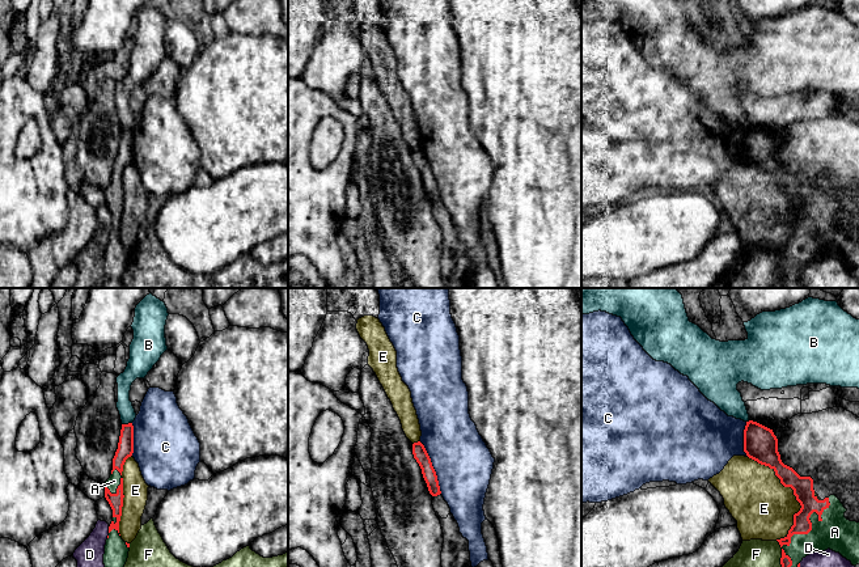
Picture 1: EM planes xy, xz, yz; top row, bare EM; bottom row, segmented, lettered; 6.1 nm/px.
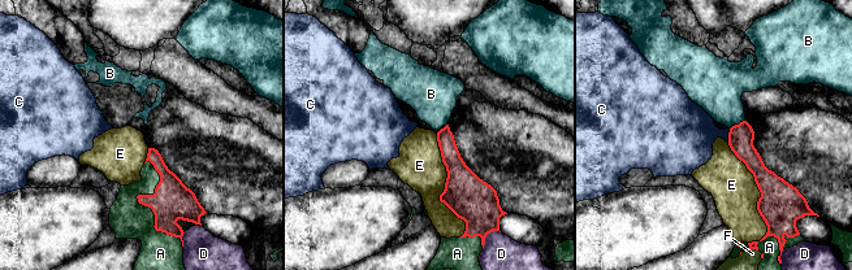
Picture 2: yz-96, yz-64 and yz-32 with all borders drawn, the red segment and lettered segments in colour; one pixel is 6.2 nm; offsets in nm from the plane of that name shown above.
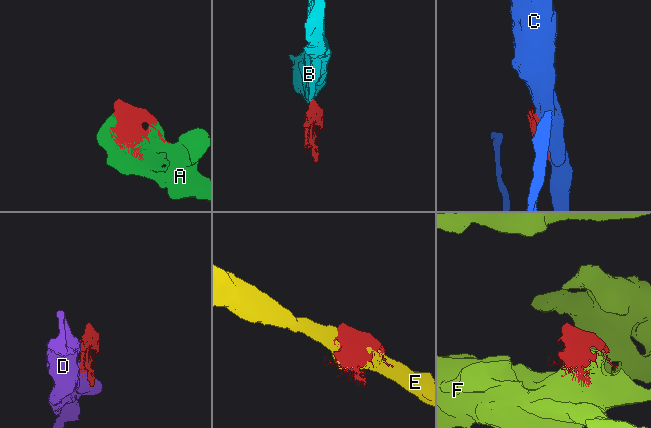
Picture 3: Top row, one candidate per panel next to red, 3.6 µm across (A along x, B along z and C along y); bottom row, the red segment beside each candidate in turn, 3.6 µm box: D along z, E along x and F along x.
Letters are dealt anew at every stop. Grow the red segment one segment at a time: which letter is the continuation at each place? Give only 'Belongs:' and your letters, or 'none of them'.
Belongs: A

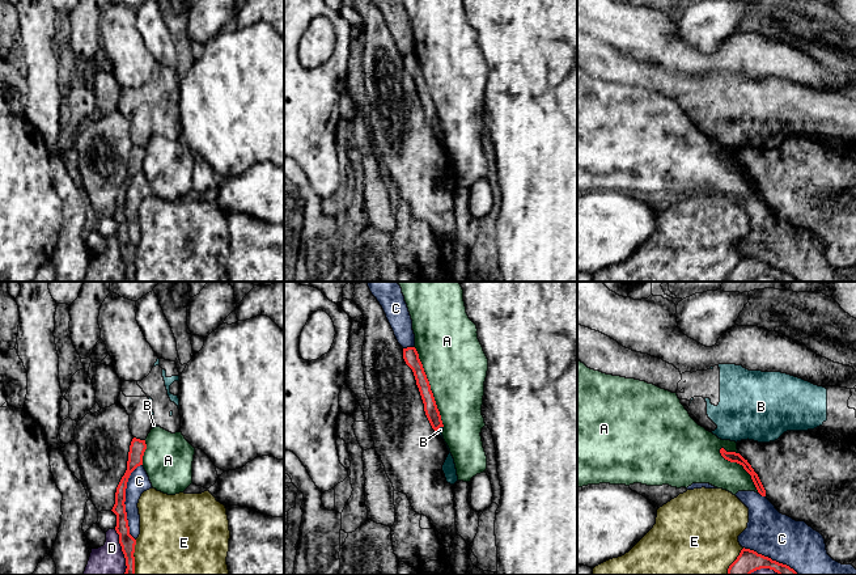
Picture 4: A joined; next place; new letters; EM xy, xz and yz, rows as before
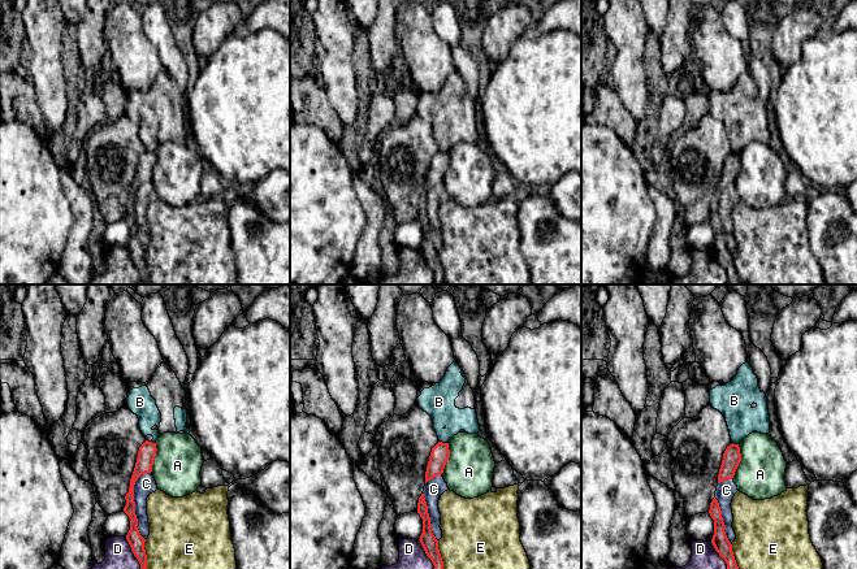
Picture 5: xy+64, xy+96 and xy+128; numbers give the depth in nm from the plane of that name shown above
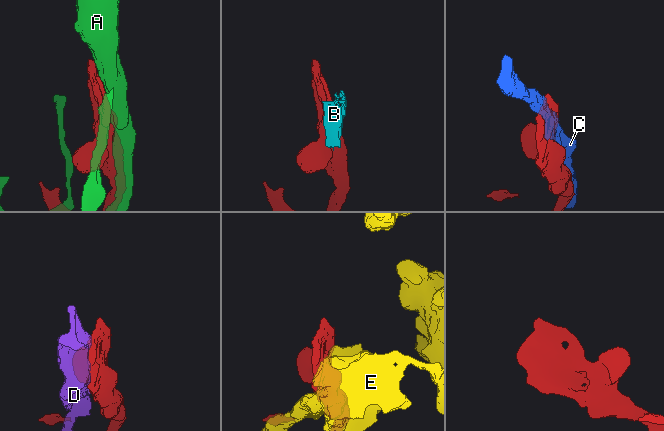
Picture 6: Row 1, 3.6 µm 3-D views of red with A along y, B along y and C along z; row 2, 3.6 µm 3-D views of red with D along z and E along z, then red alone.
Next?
Belongs: none of them

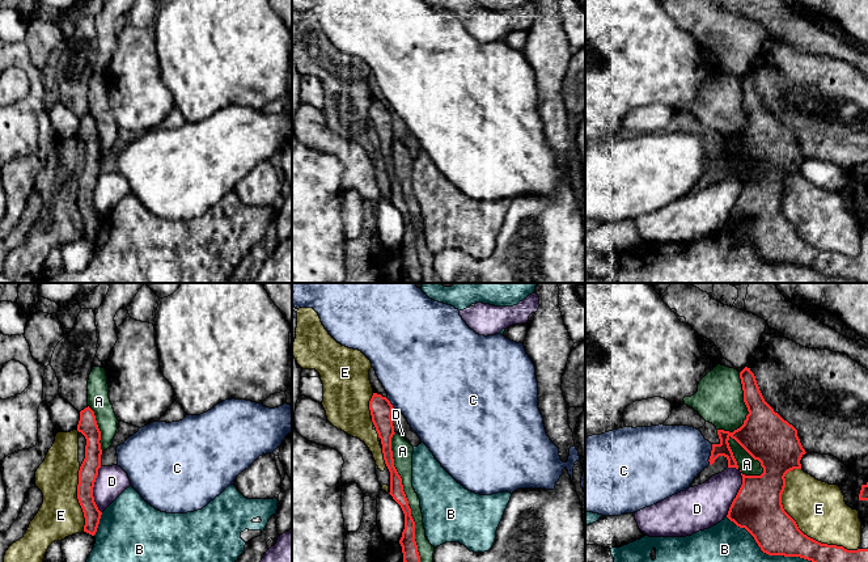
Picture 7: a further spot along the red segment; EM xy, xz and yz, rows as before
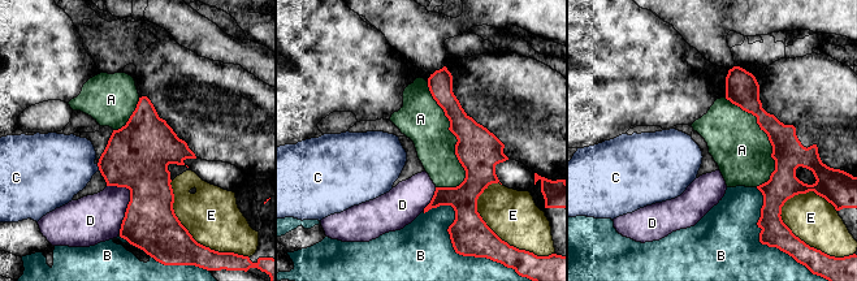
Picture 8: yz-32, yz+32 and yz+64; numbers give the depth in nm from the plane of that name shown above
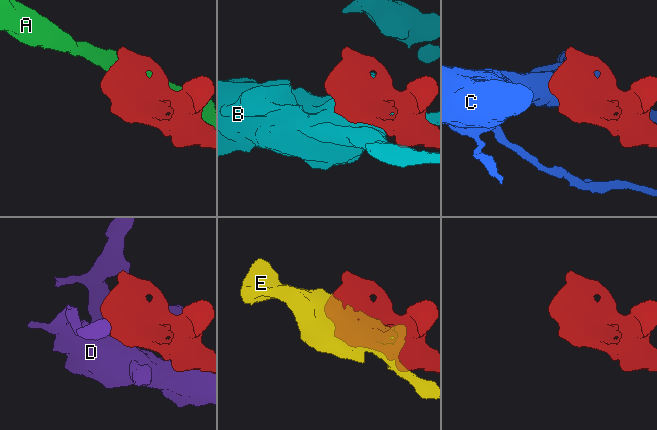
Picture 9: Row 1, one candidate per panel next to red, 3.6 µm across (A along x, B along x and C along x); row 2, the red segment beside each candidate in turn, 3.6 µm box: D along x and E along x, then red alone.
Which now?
Belongs: none of them

